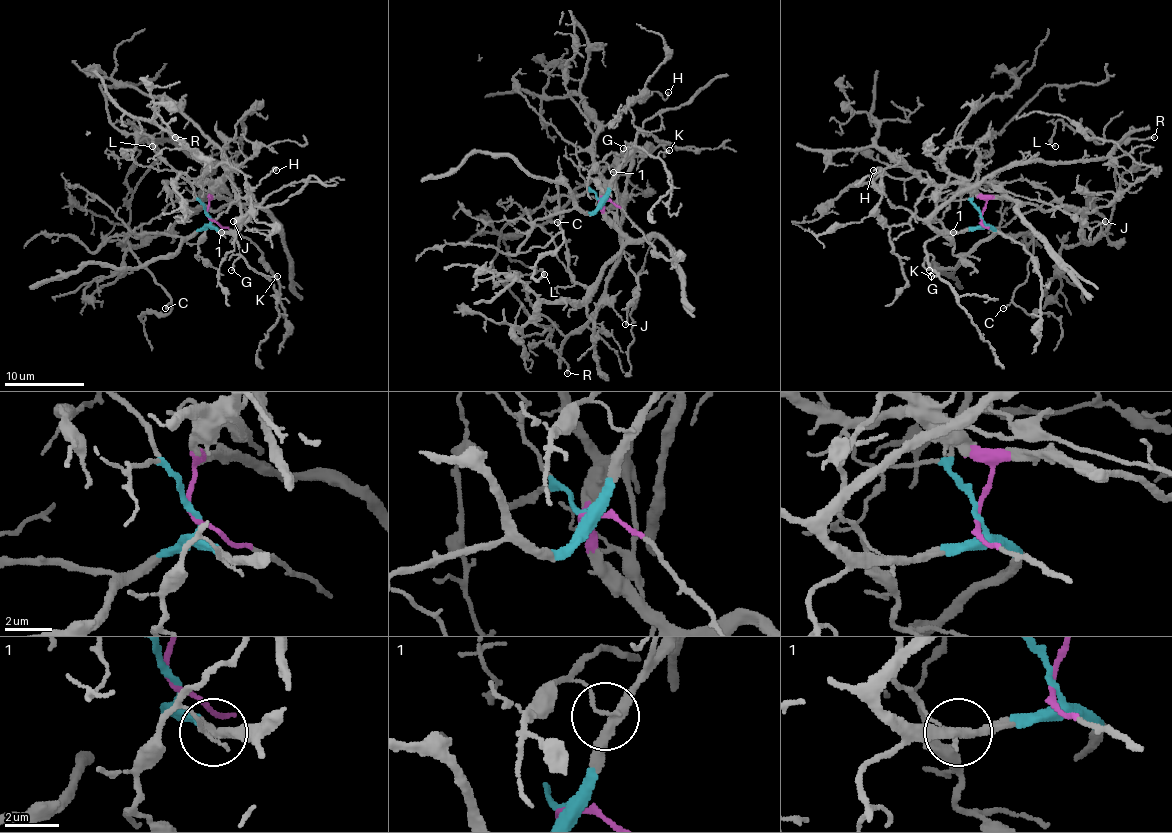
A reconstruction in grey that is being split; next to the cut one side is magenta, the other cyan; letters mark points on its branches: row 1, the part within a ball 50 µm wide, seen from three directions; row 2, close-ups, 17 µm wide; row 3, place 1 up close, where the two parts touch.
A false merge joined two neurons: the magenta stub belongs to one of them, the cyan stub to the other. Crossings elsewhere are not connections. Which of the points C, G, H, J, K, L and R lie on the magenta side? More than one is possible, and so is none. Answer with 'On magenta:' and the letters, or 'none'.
On magenta: H, J, R

